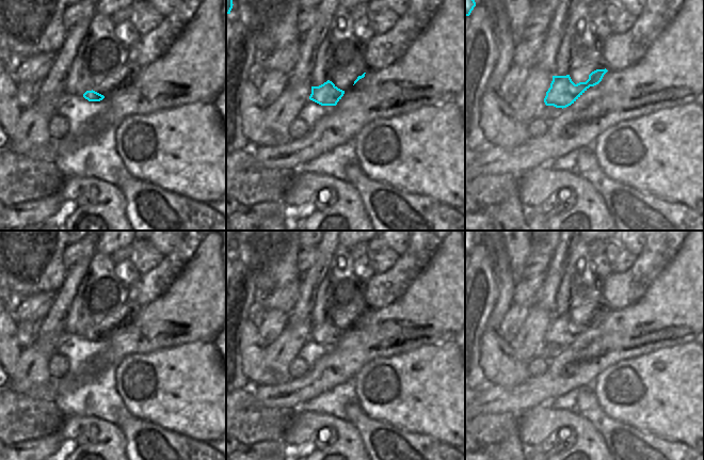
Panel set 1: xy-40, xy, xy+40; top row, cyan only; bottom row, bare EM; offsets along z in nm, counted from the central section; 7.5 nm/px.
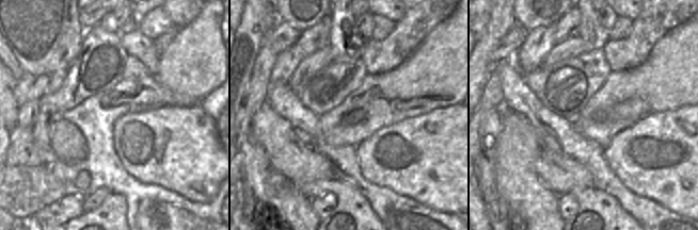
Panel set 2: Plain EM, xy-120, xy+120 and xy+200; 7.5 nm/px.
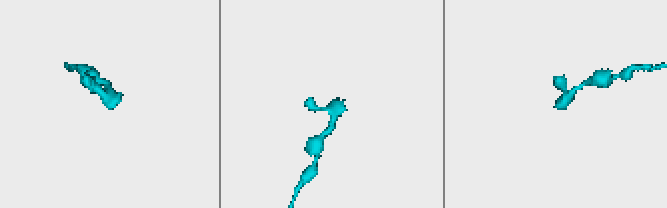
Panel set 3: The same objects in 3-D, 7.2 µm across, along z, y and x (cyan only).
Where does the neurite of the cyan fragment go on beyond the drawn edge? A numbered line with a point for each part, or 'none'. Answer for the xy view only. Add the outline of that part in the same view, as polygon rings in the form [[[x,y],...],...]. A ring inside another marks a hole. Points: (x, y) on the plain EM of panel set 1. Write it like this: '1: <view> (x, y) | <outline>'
1: xy (346, 322) | [[[366,306],[364,312],[367,312],[367,311],[369,311],[369,310]],[[351,313],[351,314],[345,316],[345,317],[336,317],[333,320],[333,322],[338,328],[346,331],[346,330],[349,330],[353,326],[354,320],[357,318],[358,315],[362,315],[363,313],[361,313],[361,314]]]

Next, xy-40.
1: xy-40 (109, 323) | [[[131,304],[124,306],[118,313],[114,313],[102,319],[93,330],[101,333],[107,338],[118,326],[127,323],[137,308]]]

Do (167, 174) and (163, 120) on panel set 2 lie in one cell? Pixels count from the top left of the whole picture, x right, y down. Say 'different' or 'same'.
same

